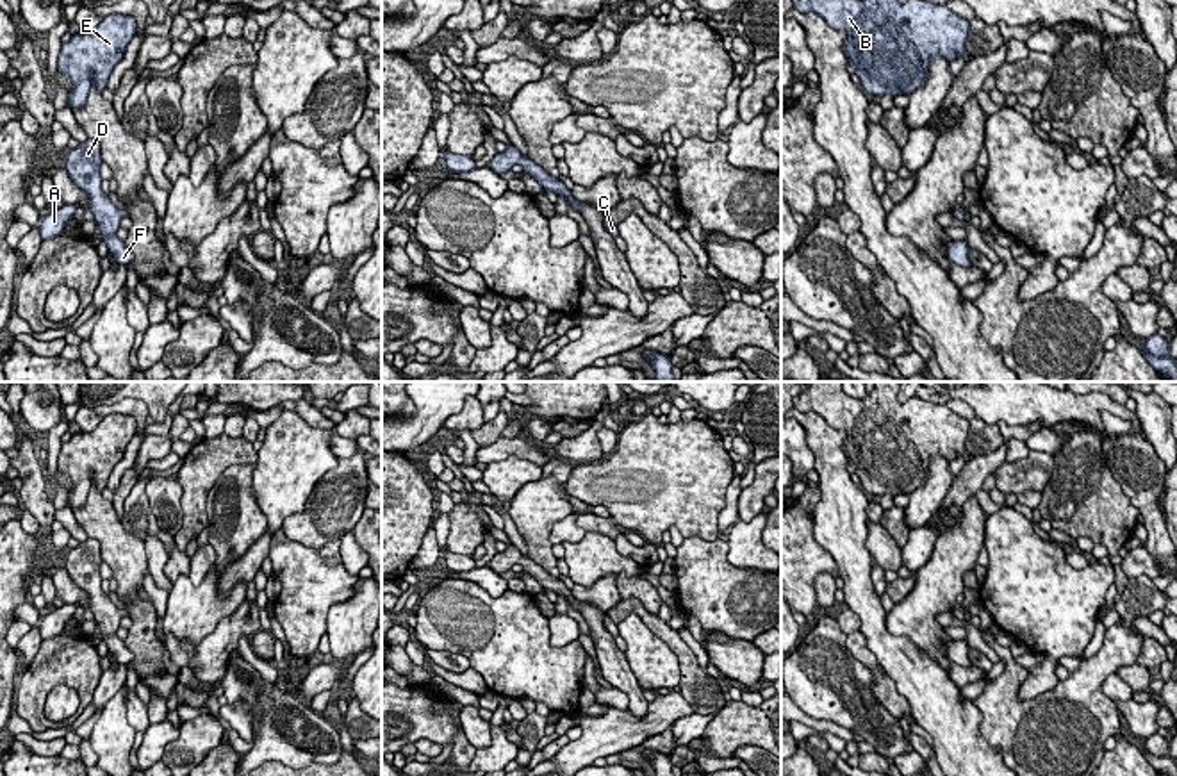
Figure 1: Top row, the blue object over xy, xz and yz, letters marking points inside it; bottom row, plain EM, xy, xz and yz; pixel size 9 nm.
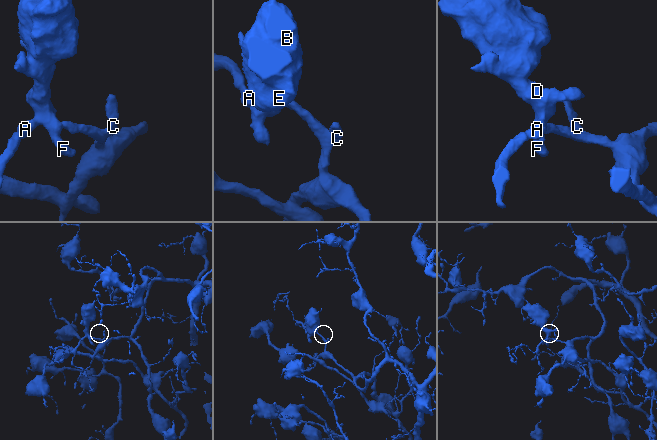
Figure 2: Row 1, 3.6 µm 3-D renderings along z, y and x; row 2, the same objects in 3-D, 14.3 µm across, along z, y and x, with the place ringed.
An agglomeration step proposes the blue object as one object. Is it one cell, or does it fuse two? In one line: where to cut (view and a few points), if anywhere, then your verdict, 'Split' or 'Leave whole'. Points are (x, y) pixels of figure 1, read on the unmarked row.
No split. Leave whole

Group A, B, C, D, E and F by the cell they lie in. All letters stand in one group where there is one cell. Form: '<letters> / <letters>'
A B C D E F

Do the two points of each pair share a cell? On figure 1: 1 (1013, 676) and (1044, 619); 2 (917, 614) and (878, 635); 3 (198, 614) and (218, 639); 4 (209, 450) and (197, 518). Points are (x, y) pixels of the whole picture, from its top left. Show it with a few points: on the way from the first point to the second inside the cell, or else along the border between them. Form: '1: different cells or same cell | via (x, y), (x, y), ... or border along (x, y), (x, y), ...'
1: different cells | border along (1060, 680), (1031, 698), (1017, 698)
2: different cells | border along (885, 612), (885, 627), (903, 634), (922, 652)
3: different cells | border along (241, 602), (197, 646)
4: same cell | via (202, 466), (197, 477), (197, 502)

